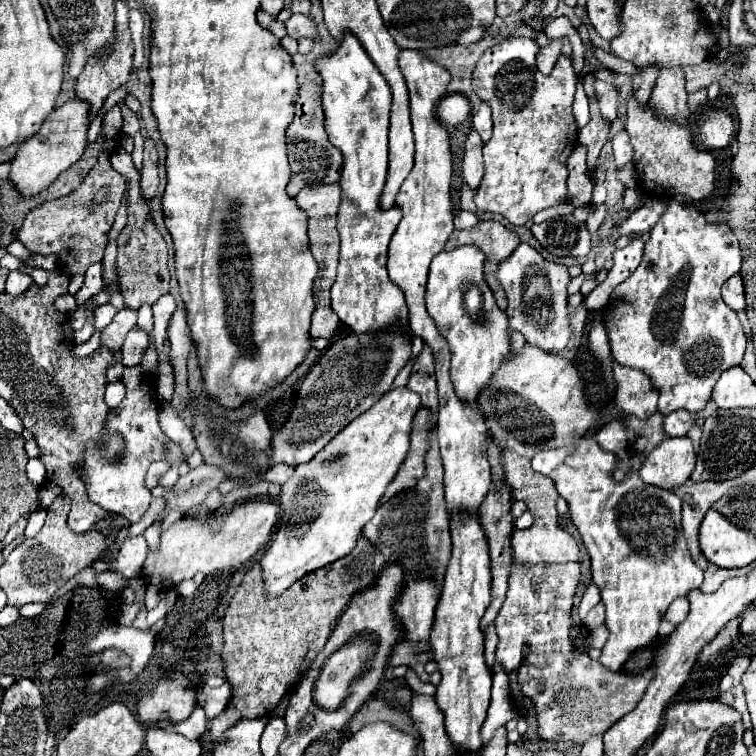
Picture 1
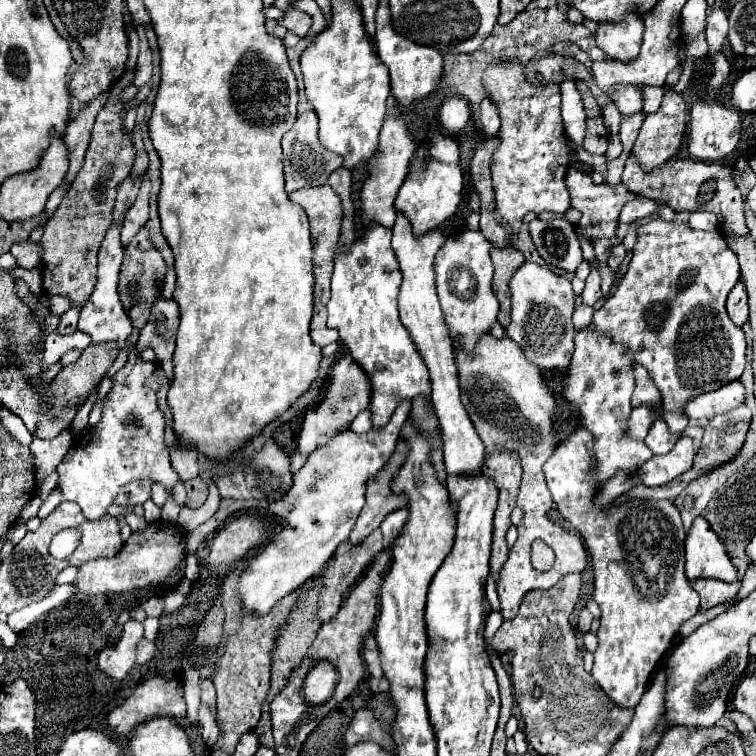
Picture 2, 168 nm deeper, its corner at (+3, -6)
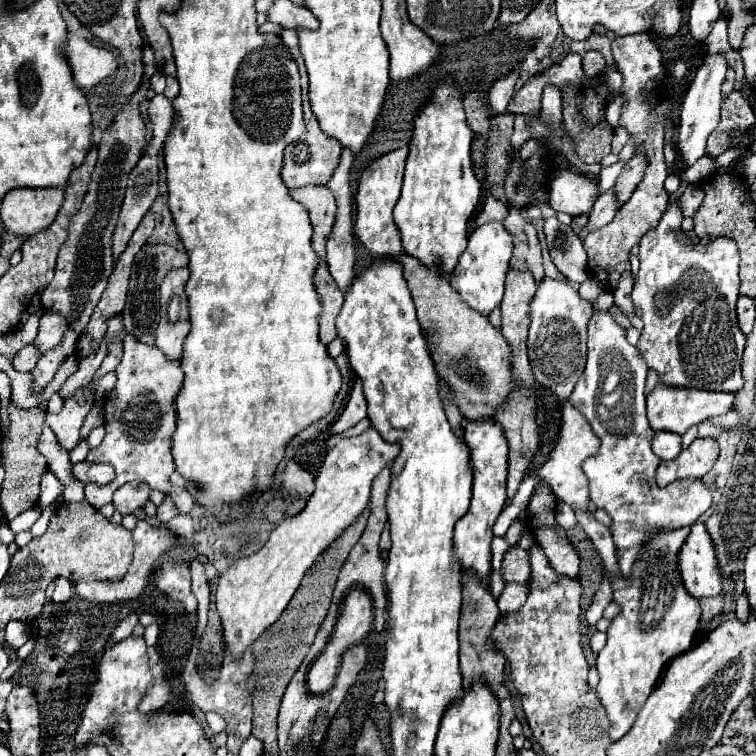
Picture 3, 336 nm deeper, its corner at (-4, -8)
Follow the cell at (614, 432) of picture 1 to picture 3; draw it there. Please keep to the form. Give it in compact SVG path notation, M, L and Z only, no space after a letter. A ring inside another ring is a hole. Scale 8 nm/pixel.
M659 383L655 391L647 395L647 417L653 431L671 431L683 435L689 427L699 425L701 421L723 415L729 409L733 409L733 393L715 393L715 391L703 391L703 389L687 389L687 387L671 387L665 383Z

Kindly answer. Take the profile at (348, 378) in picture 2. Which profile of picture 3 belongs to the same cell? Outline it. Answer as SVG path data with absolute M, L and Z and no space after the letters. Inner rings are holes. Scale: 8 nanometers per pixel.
M357 379L353 385L353 391L349 395L347 407L343 409L343 413L337 417L337 421L331 425L331 433L343 433L351 427L355 427L359 421L363 421L367 417L367 401L363 395L363 387L361 381Z

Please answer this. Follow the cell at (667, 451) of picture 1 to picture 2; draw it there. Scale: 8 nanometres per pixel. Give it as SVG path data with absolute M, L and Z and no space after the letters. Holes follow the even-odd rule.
M680 437L672 451L666 455L654 455L640 467L640 479L646 487L660 487L670 483L672 479L680 477L692 467L694 461L694 447L690 437Z

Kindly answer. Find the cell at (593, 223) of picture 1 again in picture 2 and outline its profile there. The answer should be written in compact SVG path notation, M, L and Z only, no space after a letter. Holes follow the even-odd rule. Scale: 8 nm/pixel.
M593 263L589 264L591 271L585 281L584 291L582 291L582 305L594 305L602 297L602 291L600 291L600 273L598 273Z

